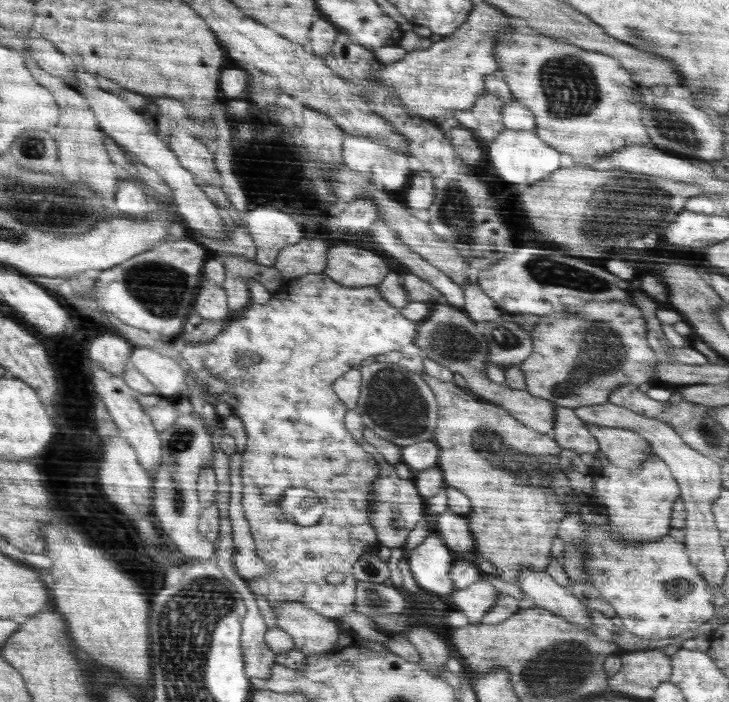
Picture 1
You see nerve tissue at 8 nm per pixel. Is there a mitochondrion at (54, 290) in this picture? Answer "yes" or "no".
no

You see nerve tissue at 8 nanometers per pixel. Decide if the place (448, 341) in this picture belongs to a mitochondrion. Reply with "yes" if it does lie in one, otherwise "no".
yes

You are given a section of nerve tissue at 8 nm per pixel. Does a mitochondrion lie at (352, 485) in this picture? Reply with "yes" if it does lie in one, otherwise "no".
yes

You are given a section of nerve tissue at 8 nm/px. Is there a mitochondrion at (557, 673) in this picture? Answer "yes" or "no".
yes

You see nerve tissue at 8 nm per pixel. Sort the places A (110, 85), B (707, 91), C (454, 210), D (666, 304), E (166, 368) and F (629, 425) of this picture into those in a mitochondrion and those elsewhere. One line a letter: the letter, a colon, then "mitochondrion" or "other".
A: other
B: mitochondrion
C: mitochondrion
D: other
E: other
F: other

